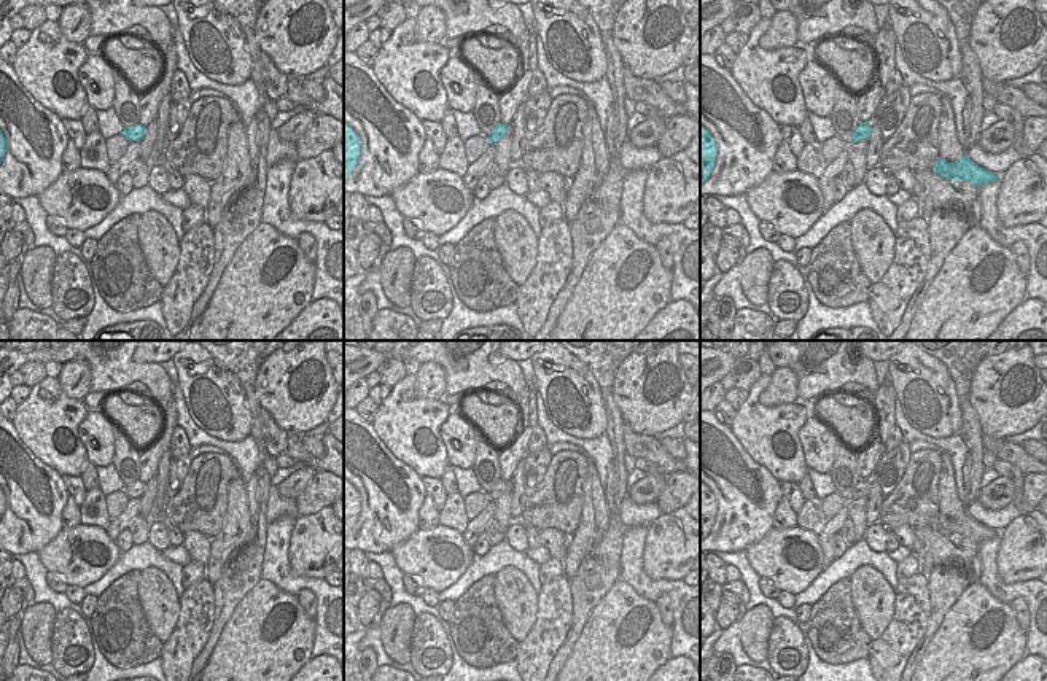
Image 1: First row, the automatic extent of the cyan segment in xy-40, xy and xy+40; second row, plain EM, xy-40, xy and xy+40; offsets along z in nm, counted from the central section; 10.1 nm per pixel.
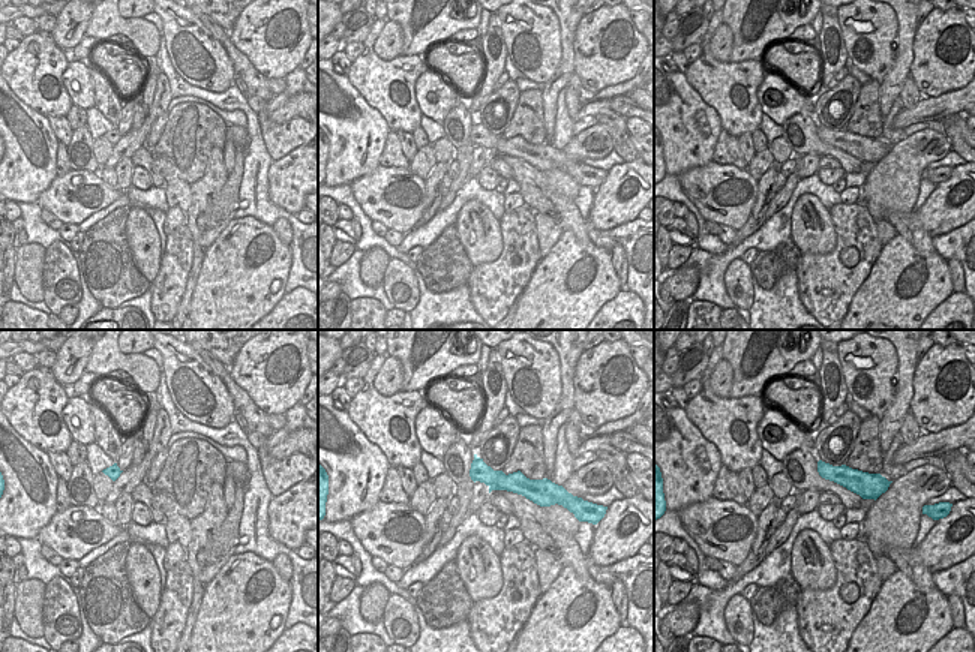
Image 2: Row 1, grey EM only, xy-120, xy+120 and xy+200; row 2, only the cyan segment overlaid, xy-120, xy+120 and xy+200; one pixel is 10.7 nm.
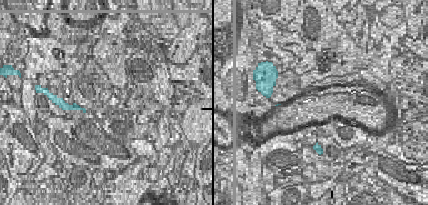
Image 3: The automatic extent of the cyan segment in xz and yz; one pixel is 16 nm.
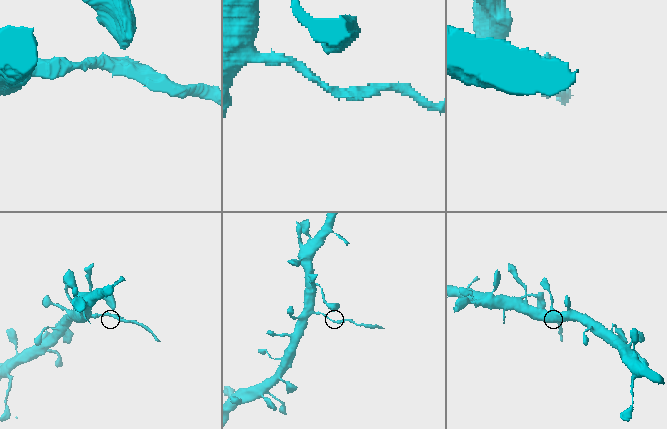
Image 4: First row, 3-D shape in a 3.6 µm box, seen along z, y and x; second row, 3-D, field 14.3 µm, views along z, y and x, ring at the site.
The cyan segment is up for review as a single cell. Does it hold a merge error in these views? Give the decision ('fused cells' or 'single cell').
fused cells

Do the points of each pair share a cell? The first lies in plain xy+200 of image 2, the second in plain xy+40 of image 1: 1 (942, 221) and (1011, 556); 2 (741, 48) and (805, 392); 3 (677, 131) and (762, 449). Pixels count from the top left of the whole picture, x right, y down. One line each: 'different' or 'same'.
1: same
2: same
3: different

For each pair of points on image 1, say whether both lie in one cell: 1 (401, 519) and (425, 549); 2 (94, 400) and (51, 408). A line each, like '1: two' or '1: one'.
1: two
2: two

